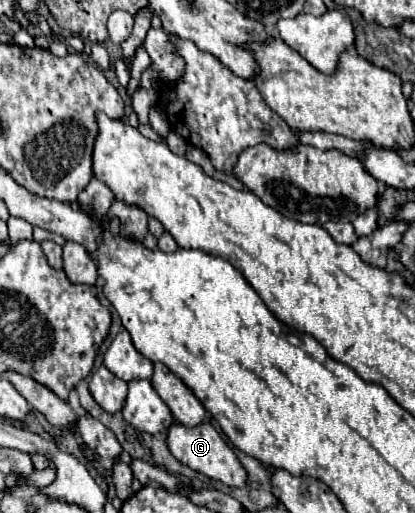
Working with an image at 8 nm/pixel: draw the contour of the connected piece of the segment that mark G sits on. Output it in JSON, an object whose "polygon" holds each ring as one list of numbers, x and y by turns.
{"polygon":[[172,423,168,429,168,449,170,453,184,465,188,465,194,471,200,471,216,481,222,481,230,487,242,487,242,483,246,481,246,473,242,471,242,465,238,463,238,457,234,455,234,451,226,445,226,441,220,437,220,433,208,423,200,423,196,427,186,427,180,423]]}

